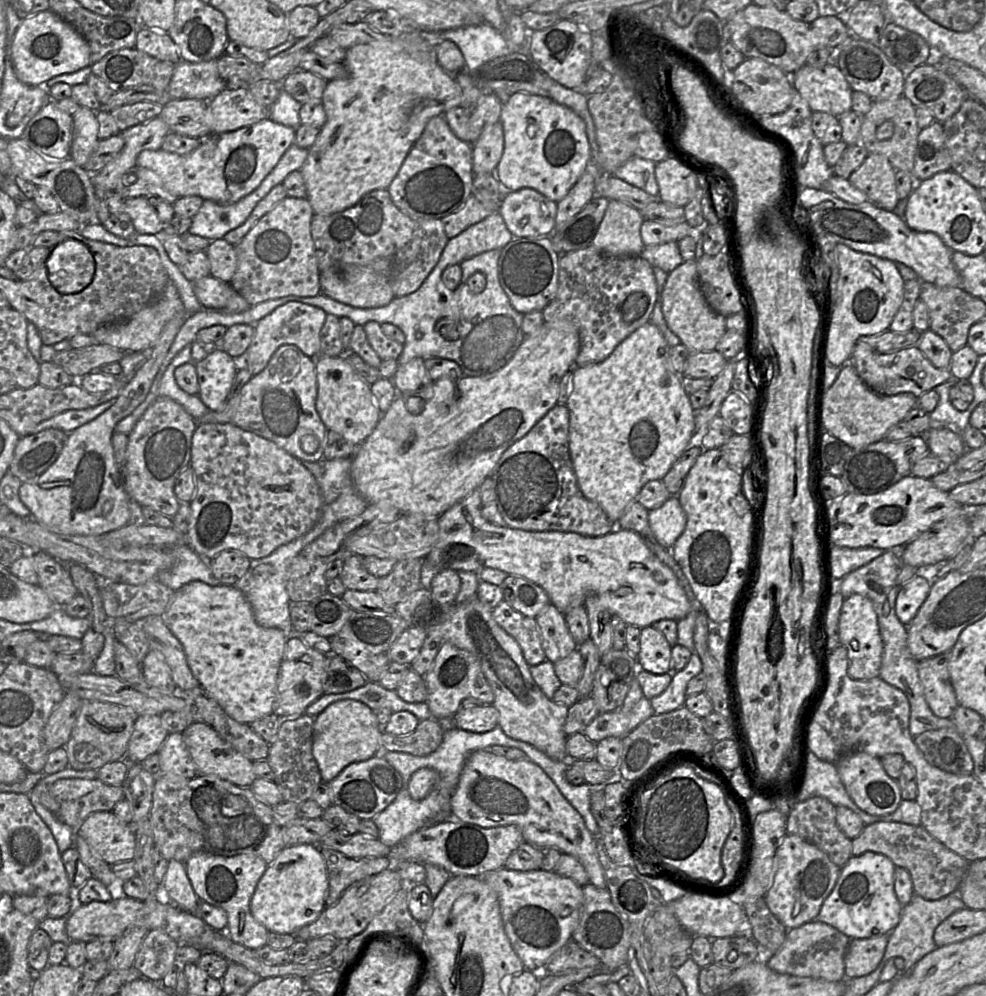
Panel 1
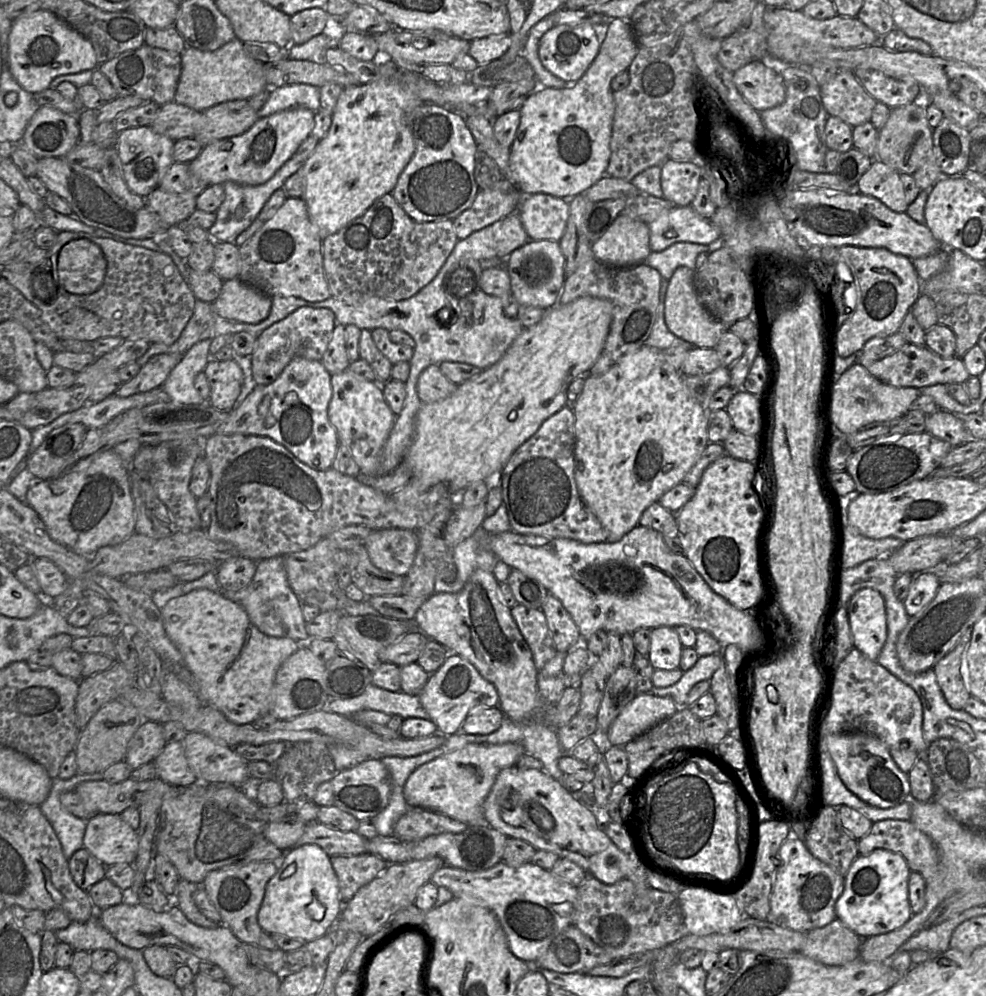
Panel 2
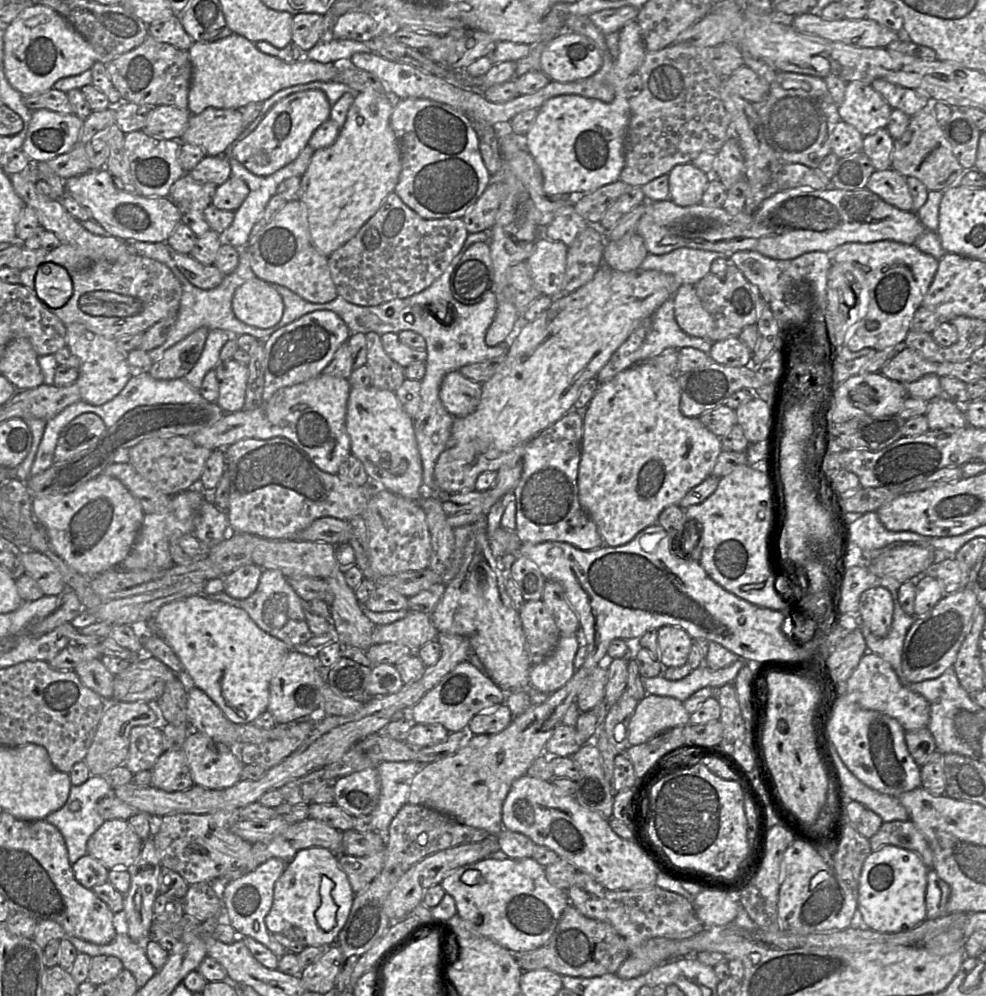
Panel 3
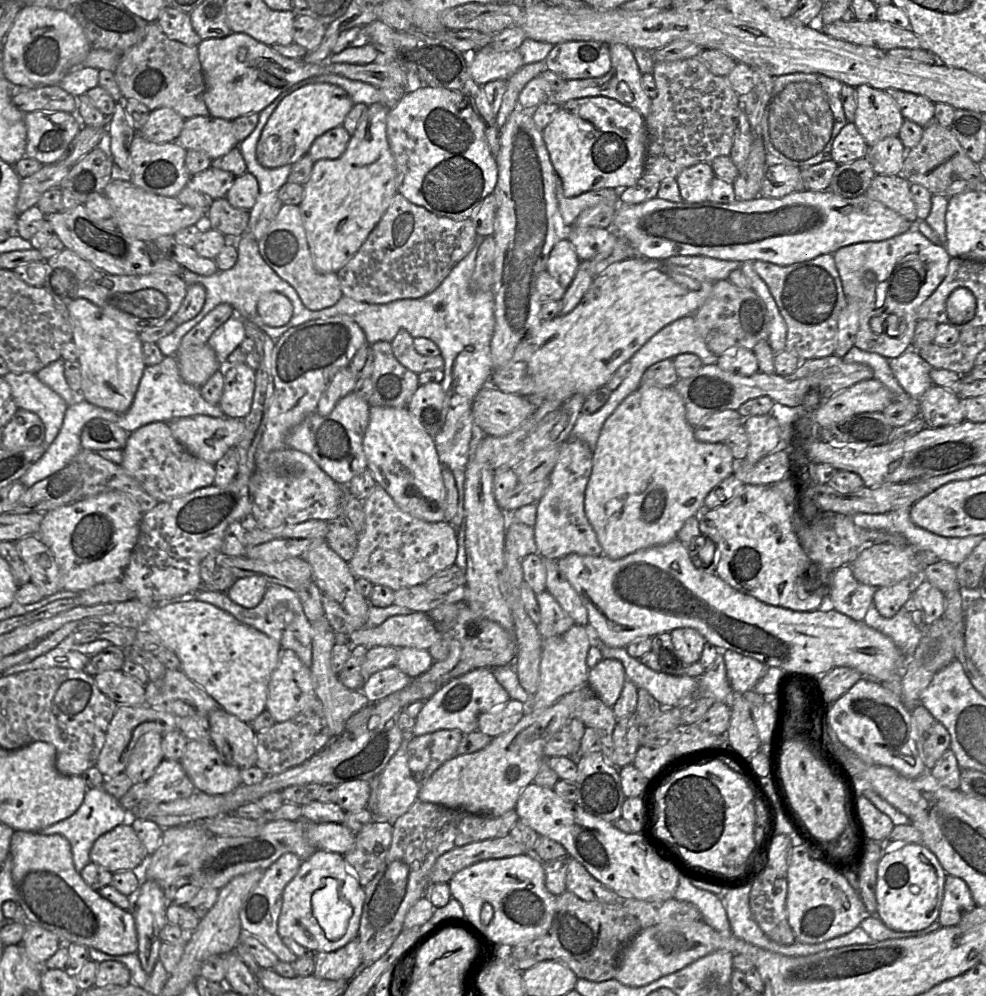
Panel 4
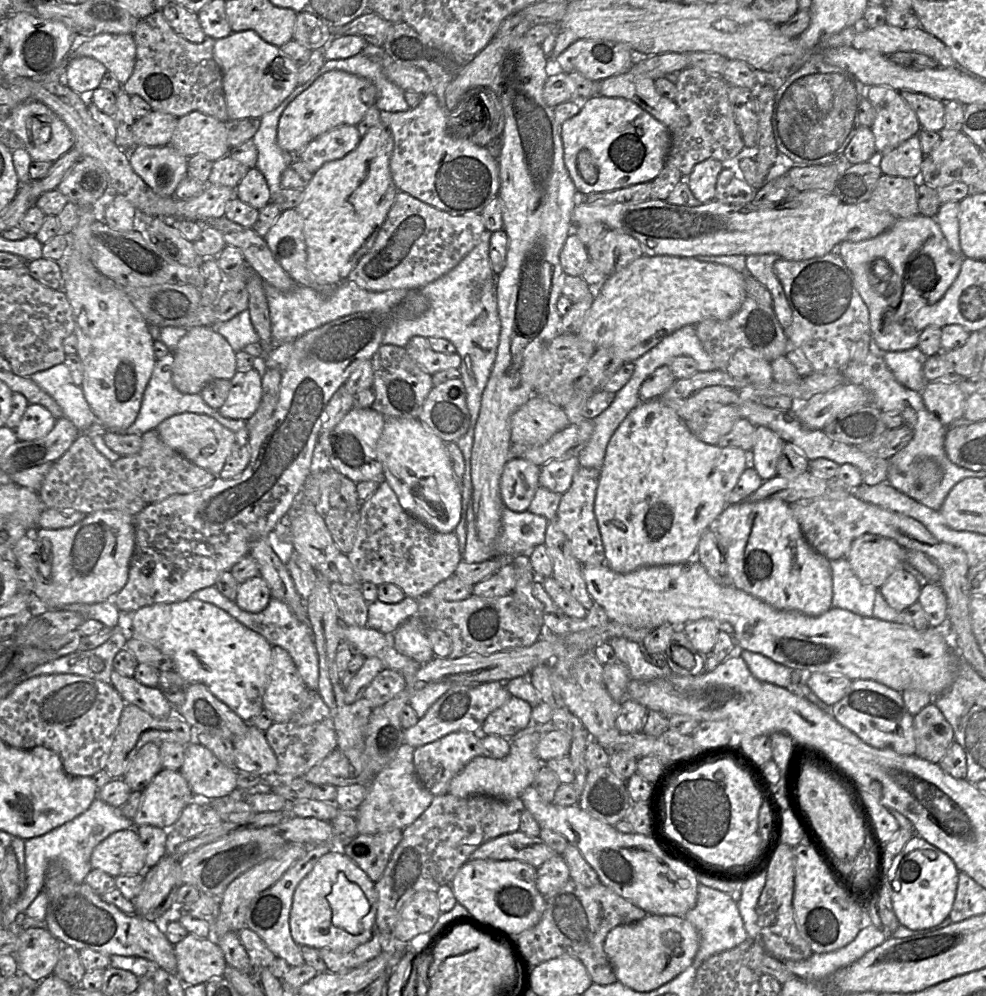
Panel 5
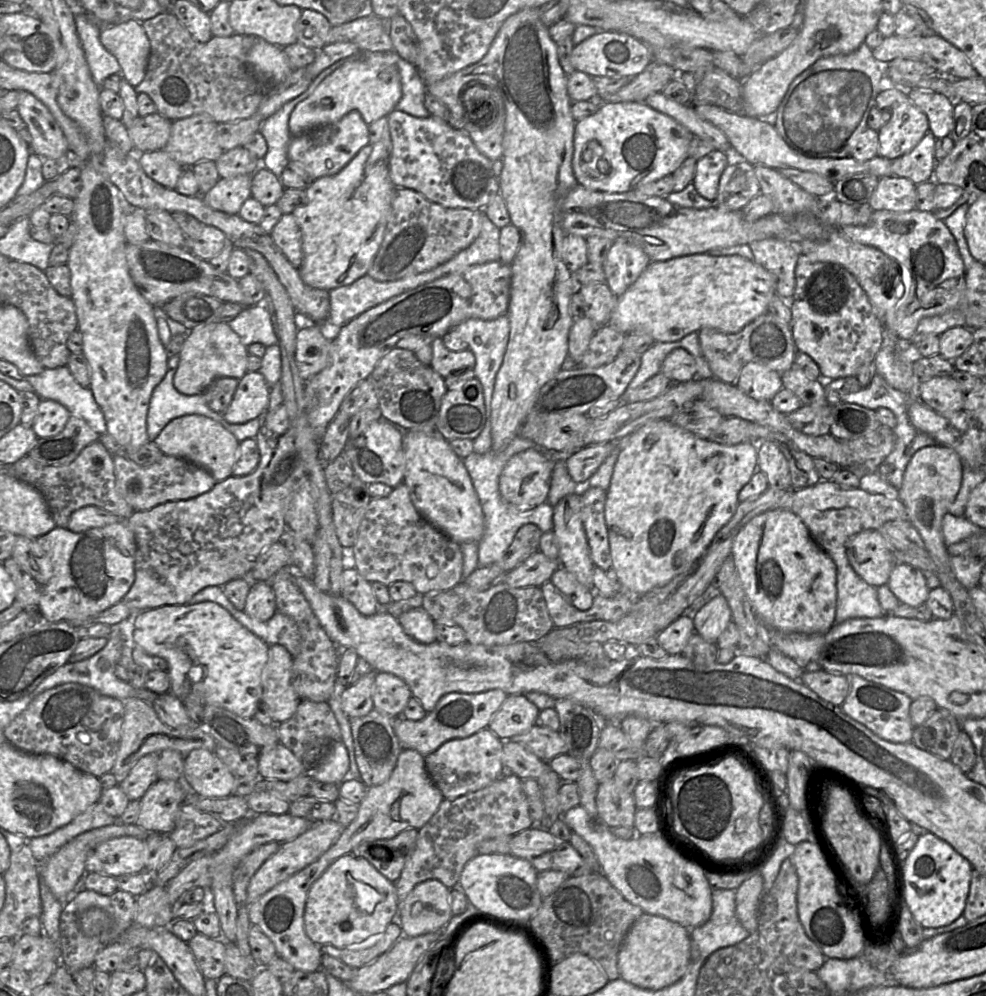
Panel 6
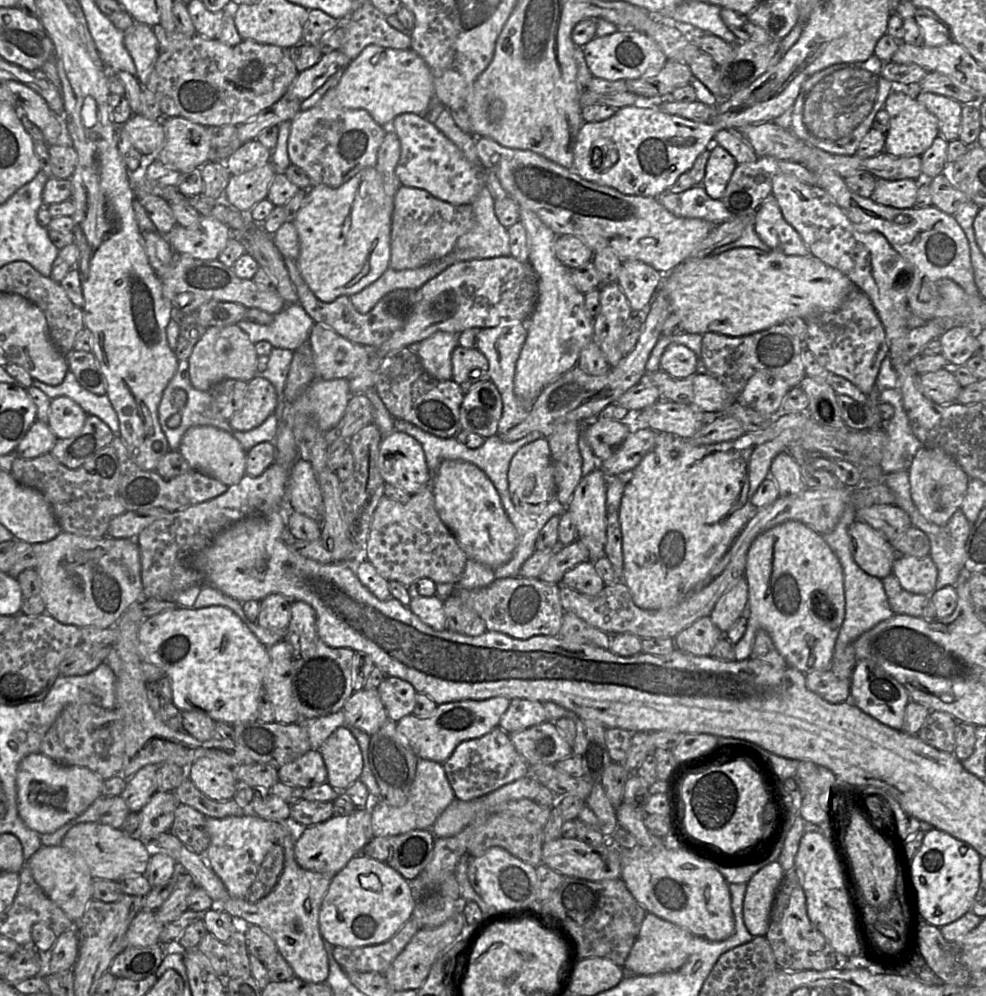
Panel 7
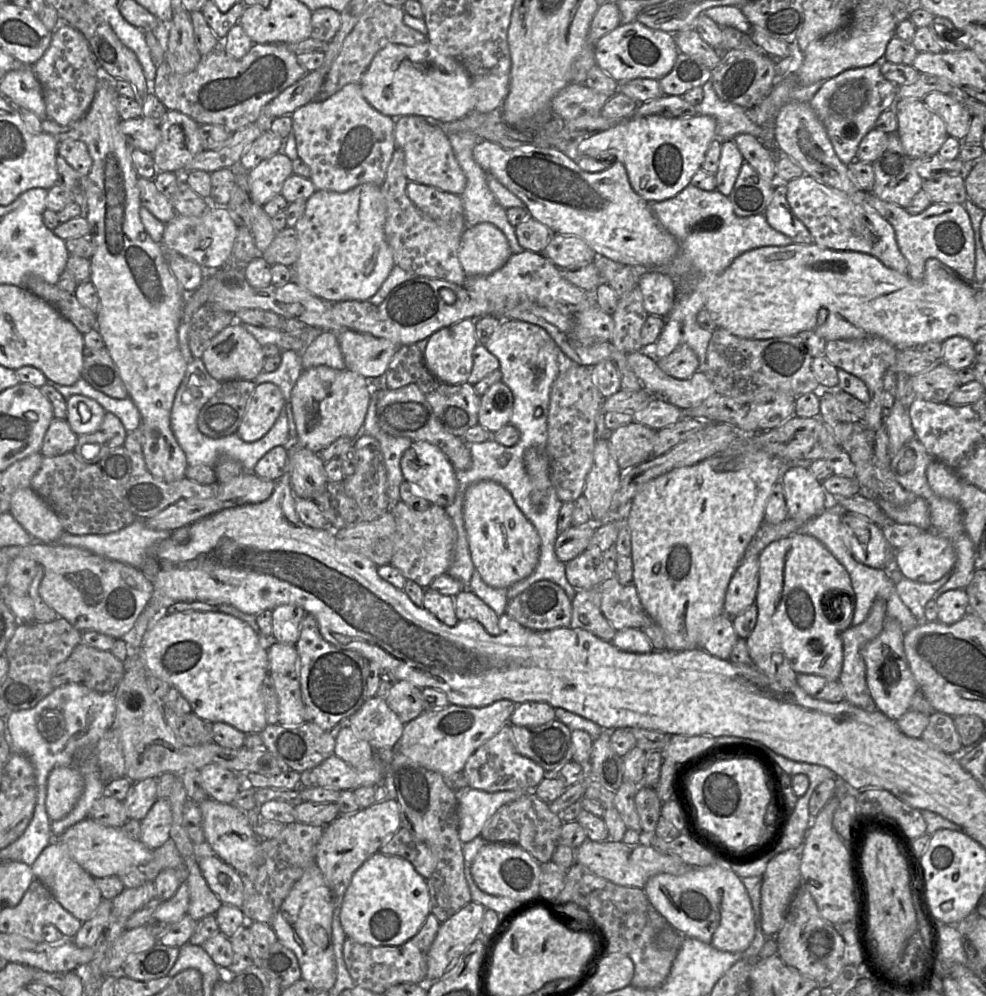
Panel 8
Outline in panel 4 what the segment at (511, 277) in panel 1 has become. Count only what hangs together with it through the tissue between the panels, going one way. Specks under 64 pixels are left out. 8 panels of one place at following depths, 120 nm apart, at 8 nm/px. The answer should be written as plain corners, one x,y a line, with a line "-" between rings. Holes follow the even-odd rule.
565,238
559,240
551,250
546,264
546,272
560,285
568,287
580,264
572,244

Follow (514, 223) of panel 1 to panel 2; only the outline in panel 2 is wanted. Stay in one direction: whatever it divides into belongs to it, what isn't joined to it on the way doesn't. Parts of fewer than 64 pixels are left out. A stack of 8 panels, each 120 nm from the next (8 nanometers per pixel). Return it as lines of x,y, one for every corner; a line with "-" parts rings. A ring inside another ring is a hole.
522,195
515,214
519,217
529,240
559,241
569,217
569,205
552,195

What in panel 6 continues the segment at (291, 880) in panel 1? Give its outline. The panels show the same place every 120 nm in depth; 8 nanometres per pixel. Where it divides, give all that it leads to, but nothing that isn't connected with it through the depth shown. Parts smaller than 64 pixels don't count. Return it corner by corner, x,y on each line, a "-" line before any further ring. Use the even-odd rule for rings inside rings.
346,854
335,860
311,886
304,910
304,928
308,937
318,945
337,948
365,944
367,938
383,934
388,924
397,921
398,897
394,882
383,876
367,859

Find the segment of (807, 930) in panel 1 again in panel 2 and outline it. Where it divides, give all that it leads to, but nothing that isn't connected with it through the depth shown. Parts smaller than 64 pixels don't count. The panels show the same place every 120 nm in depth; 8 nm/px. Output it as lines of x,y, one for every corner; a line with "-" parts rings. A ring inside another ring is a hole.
836,918
824,927
806,932
804,946
799,952
824,965
840,966
859,958
859,949
863,939

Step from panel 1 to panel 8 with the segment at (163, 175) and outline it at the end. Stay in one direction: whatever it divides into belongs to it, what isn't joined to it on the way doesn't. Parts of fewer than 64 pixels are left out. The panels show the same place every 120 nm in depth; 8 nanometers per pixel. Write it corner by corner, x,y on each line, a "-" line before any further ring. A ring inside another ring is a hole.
427,40
413,46
386,45
374,56
359,85
374,109
394,119
417,115
428,121
450,122
467,116
476,105
471,78
462,64
441,54

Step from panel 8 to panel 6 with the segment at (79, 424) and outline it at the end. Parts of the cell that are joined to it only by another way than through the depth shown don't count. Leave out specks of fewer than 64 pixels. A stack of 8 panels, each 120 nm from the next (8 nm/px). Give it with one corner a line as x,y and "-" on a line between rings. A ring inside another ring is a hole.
42,399
32,429
38,438
52,437
63,431
71,413
68,409
50,399

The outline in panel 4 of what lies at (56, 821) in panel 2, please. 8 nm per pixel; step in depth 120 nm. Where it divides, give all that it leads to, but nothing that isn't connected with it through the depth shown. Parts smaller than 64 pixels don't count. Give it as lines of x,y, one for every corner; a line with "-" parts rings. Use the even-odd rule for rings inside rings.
100,786
86,791
83,803
73,815
42,829
39,833
44,835
60,834
64,836
71,845
75,870
80,873
91,862
90,851
94,842
101,835
129,821
129,819
129,812
121,807
119,800
109,794
103,786

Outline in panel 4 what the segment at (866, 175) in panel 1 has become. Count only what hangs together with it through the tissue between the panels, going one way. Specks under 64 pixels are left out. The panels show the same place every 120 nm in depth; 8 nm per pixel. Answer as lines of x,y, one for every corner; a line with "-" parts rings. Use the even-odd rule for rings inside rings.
875,175
865,194
897,212
910,223
919,220
910,183
900,175

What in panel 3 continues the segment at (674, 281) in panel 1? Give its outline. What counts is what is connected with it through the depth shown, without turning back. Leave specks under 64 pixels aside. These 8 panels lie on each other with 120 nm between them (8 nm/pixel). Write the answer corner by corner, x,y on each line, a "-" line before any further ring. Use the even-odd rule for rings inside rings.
682,284
673,295
674,317
686,334
709,339
715,328
715,321
705,310
696,294
695,285

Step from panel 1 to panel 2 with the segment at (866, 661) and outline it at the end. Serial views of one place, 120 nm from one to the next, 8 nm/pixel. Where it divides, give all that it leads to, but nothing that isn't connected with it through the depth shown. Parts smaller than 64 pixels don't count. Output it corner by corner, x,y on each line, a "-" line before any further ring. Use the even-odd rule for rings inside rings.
872,589
858,590
847,606
854,648
876,661
887,637
887,617
882,595

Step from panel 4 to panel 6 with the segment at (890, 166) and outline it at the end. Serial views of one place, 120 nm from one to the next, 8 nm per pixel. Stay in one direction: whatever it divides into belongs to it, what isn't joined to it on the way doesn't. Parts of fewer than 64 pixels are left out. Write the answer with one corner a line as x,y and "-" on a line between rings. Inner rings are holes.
928,132
910,152
892,160
893,176
906,178
915,185
933,181
933,171
937,162
934,156
935,140
936,138

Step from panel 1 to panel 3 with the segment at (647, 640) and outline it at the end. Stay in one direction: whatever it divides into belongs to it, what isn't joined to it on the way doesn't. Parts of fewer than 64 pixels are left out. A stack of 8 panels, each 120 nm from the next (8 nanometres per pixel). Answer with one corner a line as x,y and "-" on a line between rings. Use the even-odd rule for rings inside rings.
663,626
657,630
661,664
664,668
687,663
693,638
681,627

